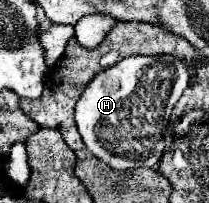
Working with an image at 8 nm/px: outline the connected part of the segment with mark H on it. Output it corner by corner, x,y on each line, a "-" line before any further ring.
166,54
150,58
124,58
112,68
102,70
88,82
80,100
76,102
74,120
82,142
98,160
106,162
114,170
130,170
140,166
152,168
160,162
166,148
166,128
172,114
172,94
182,94
188,86
188,80
190,76
184,62

